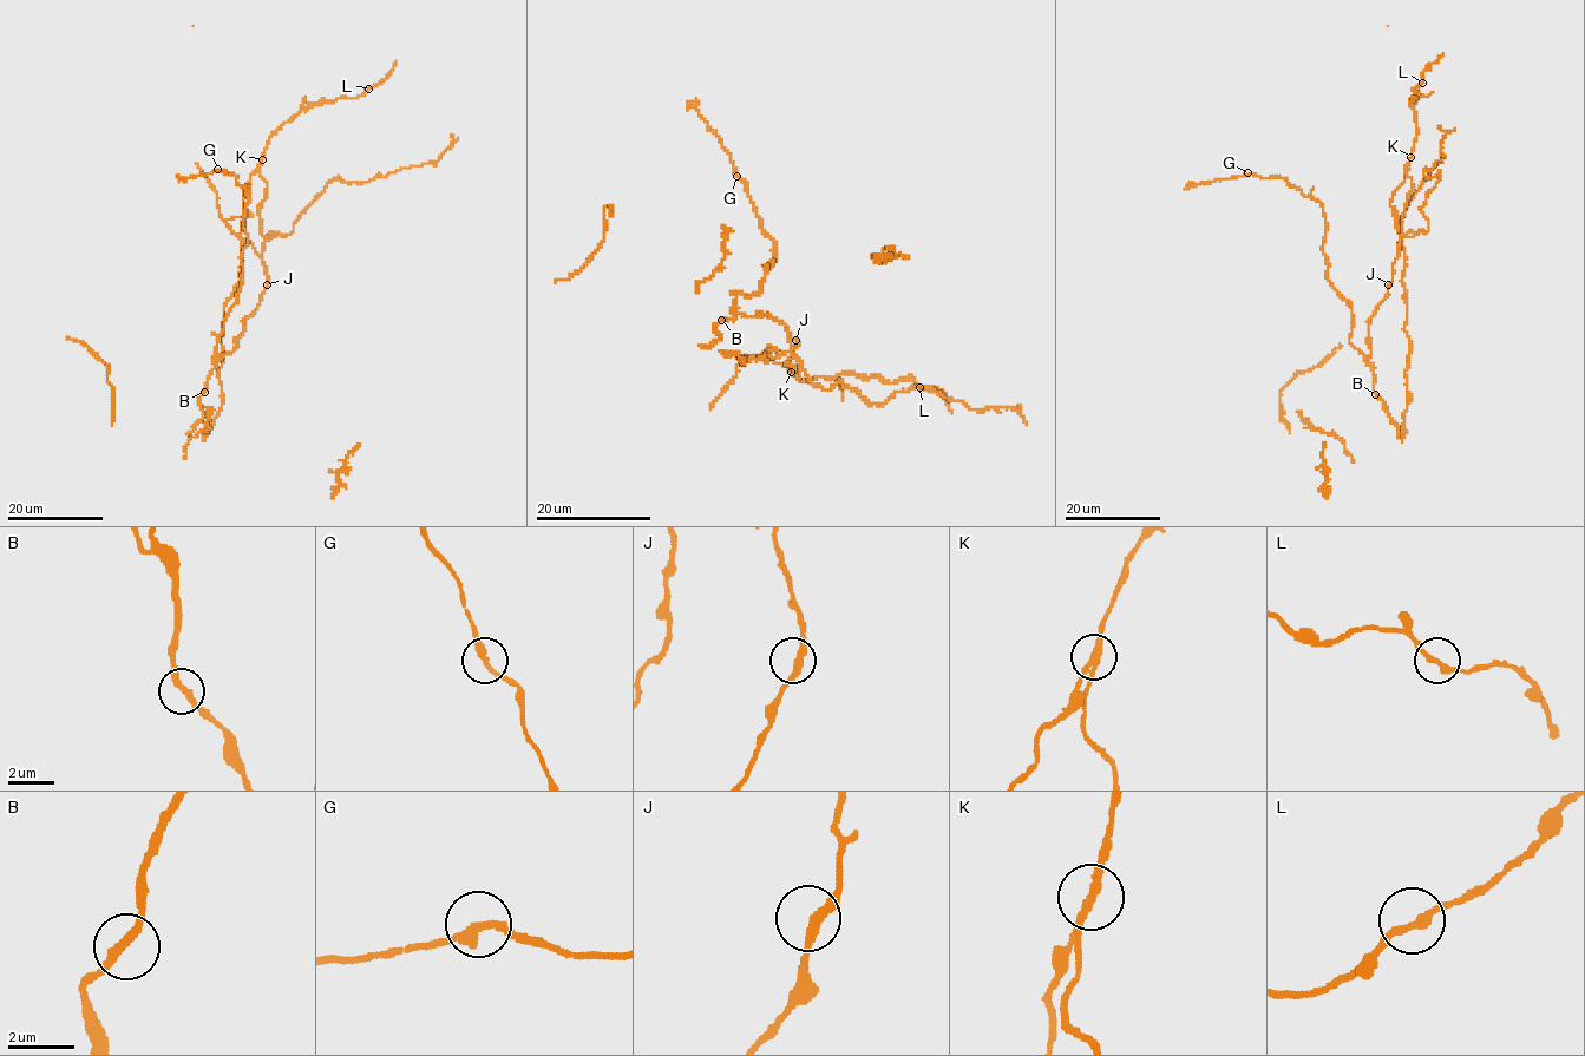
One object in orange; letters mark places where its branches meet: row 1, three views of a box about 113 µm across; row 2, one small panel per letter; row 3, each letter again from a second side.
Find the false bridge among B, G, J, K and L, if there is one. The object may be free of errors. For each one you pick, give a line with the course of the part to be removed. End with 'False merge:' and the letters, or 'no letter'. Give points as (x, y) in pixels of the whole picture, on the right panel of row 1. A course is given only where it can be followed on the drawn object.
False merge: K

